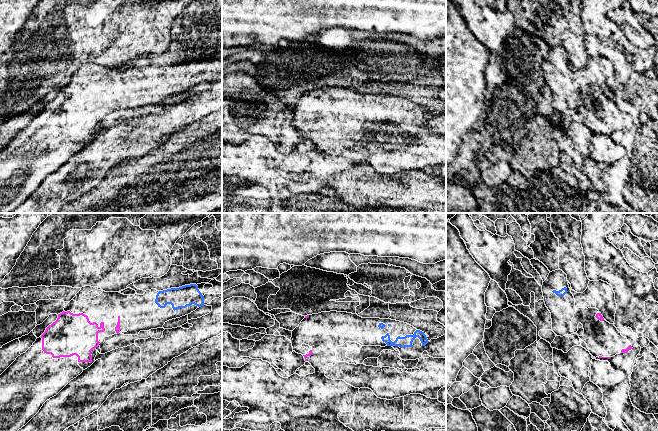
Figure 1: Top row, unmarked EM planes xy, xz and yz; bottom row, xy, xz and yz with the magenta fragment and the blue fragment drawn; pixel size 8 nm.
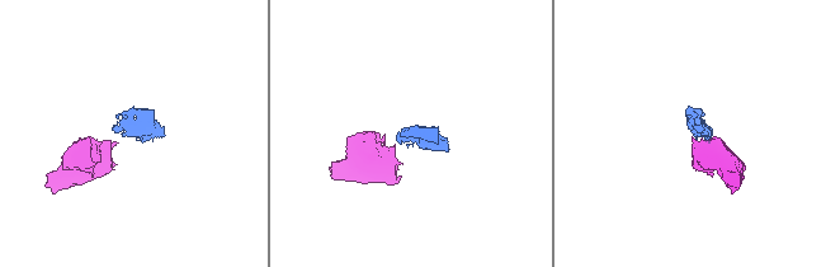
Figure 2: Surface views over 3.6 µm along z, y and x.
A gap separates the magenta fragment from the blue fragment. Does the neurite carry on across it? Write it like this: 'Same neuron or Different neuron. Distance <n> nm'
Same neuron. Distance 300 nm

